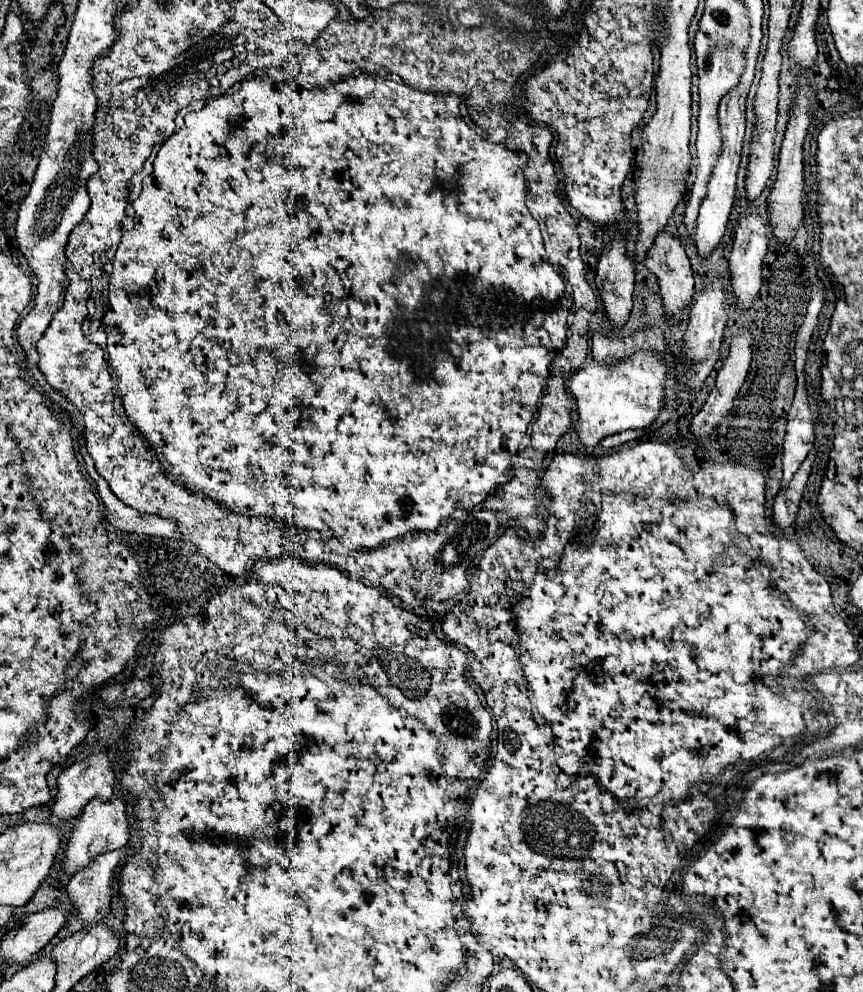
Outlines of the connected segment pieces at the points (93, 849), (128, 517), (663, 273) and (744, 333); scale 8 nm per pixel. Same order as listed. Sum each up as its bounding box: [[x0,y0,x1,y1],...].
[[63,795,129,875],[81,437,185,541],[645,235,693,319],[691,327,753,437]]

